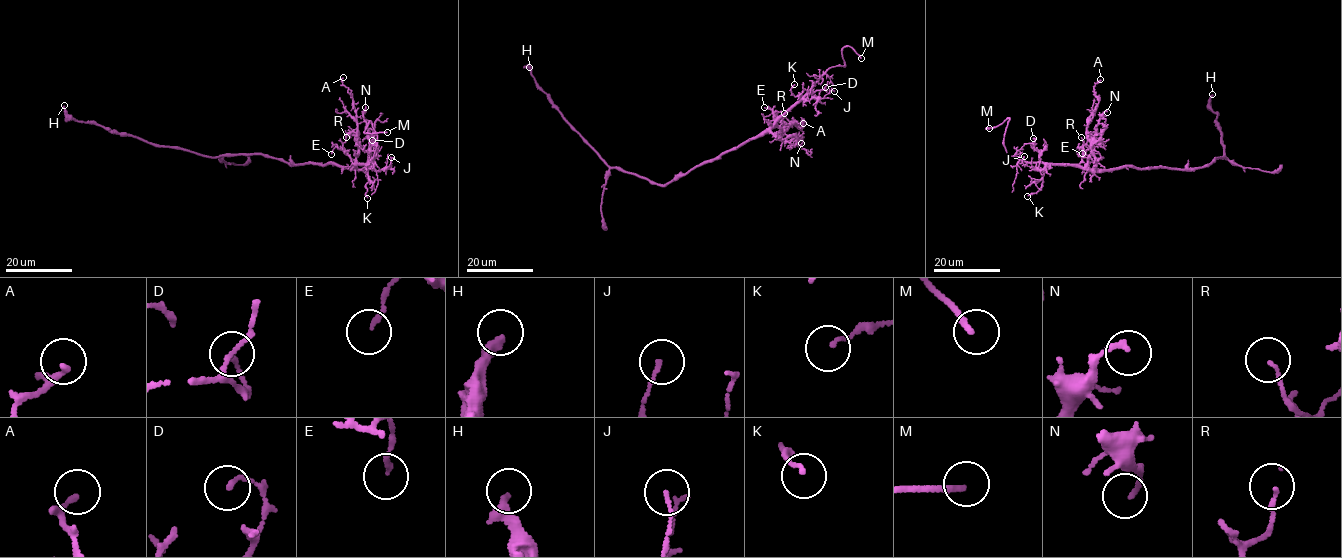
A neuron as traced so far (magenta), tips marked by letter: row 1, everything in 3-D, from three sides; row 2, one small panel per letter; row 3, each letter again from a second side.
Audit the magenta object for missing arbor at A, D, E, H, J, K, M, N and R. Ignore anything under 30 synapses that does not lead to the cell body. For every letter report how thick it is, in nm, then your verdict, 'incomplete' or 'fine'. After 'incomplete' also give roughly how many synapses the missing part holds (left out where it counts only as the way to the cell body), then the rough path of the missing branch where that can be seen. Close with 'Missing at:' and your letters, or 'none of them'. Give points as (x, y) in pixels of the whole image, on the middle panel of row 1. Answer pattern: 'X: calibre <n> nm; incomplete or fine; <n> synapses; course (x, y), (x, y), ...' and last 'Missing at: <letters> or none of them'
A: calibre 140 nm; fine
D: calibre 140 nm; fine
E: calibre 130 nm; fine
H: calibre 220 nm; fine
J: calibre 90 nm; fine
K: calibre 120 nm; fine
M: calibre 200 nm; incomplete; course (861, 58), (872, 66), (874, 74), (875, 72)
N: calibre 160 nm; fine
R: calibre 120 nm; fine
Missing at: M

